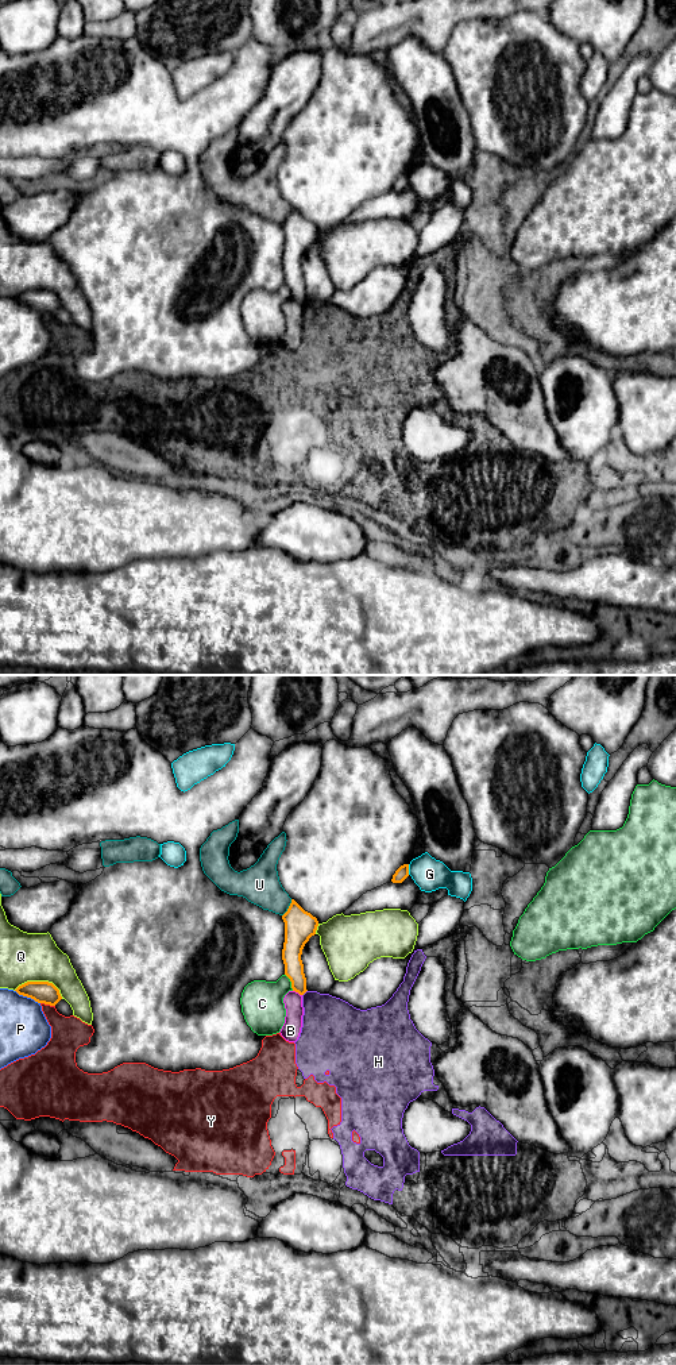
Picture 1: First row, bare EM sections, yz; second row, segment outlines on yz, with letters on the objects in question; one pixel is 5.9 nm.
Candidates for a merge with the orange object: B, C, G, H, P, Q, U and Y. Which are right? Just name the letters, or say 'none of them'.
none of them

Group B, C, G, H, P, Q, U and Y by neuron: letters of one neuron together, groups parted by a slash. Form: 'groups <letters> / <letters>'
groups B U / C / G / H Y / P / Q

